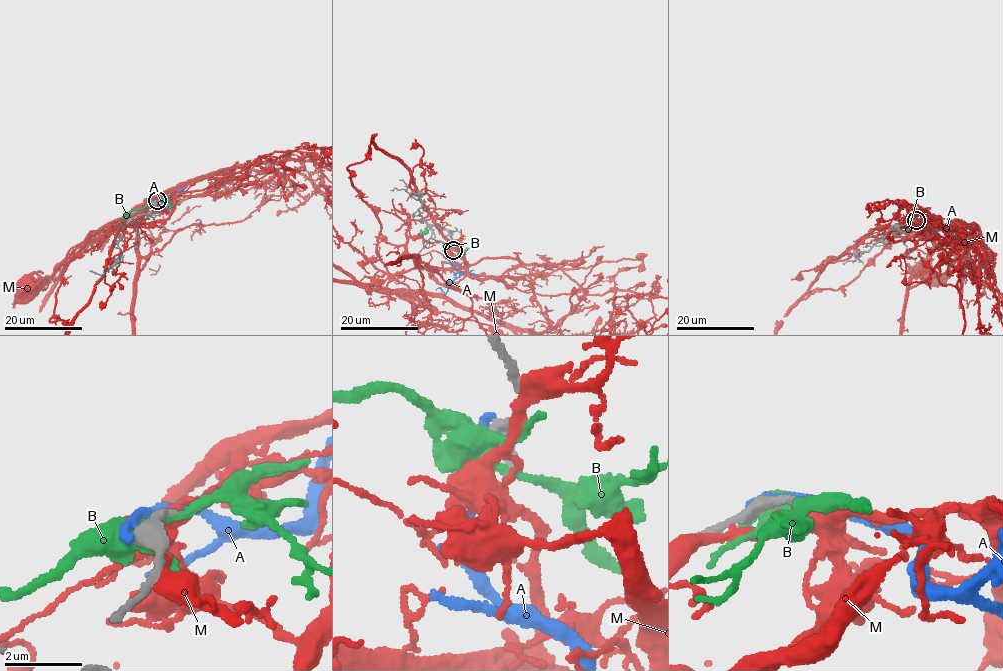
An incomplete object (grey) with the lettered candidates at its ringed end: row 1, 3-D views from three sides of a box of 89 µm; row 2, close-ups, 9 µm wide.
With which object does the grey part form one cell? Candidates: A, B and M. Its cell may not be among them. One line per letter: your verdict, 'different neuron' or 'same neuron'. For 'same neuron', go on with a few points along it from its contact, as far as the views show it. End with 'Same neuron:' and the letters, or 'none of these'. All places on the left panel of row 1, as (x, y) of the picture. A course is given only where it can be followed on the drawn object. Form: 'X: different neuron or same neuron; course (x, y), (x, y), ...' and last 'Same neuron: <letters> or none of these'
A: different neuron
B: different neuron
M: different neuron
Same neuron: none of these

